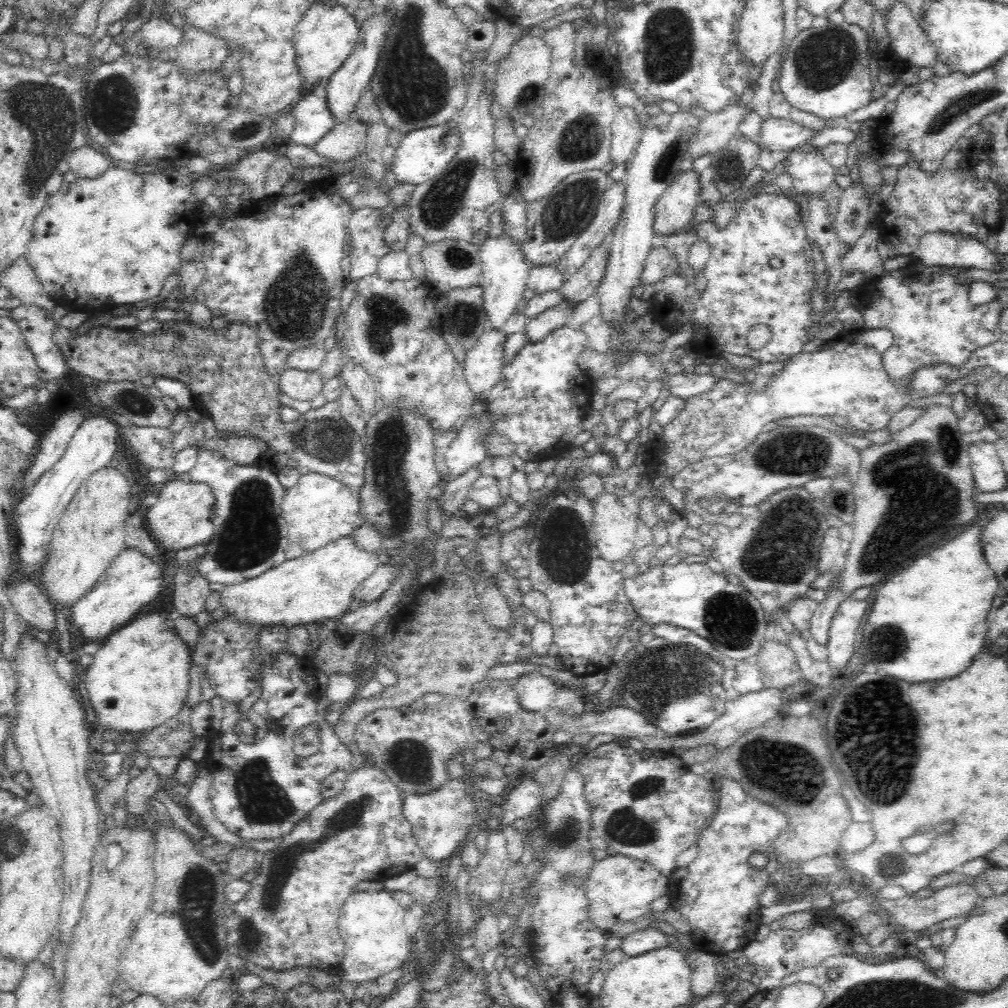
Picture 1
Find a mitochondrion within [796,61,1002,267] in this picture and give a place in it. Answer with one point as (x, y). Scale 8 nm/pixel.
(962, 103)

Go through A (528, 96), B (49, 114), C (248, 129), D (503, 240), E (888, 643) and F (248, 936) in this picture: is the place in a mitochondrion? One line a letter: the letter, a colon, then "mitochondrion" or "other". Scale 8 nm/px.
A: mitochondrion
B: mitochondrion
C: mitochondrion
D: other
E: mitochondrion
F: mitochondrion

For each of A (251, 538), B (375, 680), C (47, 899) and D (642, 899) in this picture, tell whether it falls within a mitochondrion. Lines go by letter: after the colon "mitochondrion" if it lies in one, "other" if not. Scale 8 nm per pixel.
A: mitochondrion
B: other
C: other
D: other

